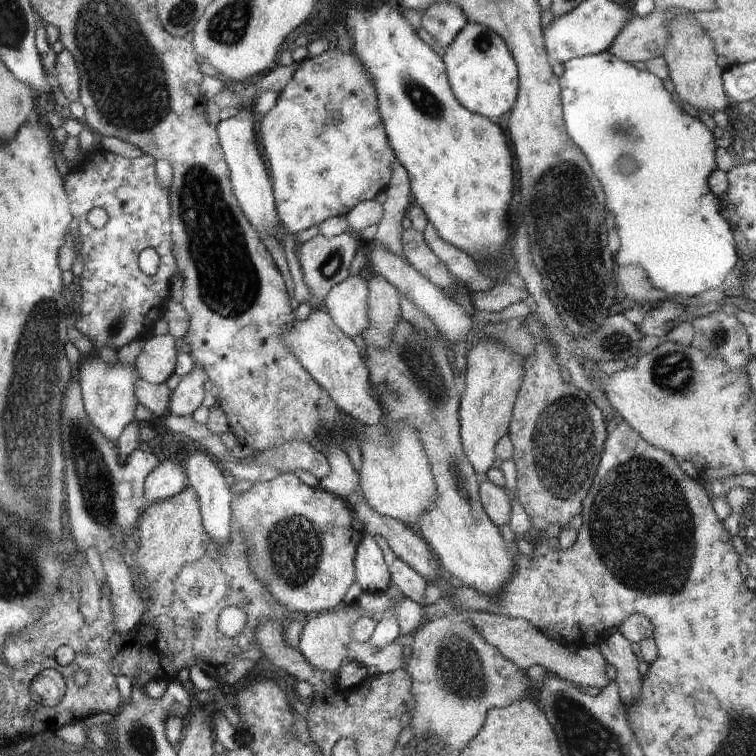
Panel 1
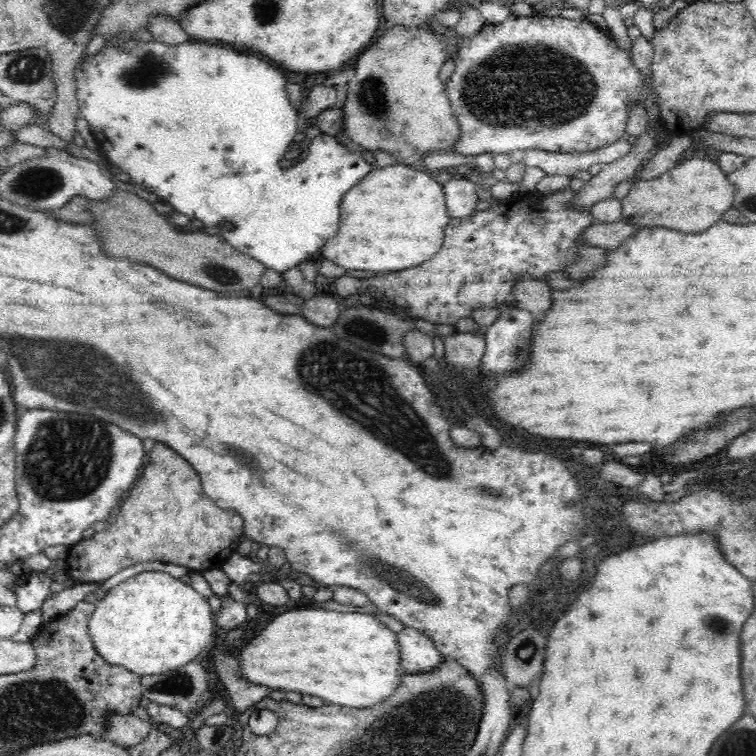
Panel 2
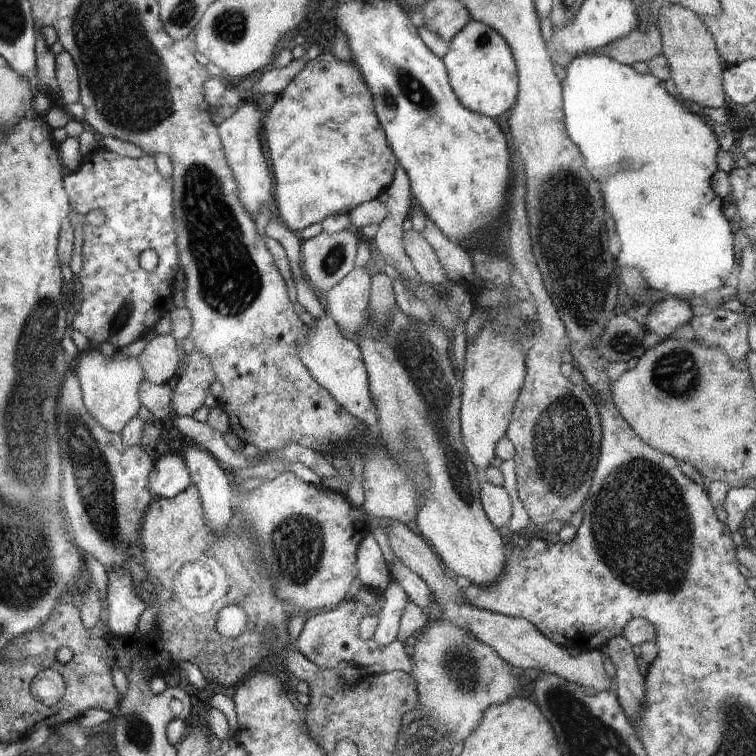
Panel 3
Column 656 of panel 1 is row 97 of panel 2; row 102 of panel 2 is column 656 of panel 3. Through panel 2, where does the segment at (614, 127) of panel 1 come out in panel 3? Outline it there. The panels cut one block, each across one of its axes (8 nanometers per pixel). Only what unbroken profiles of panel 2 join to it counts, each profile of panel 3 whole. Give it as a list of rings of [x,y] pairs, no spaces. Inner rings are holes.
[[[592,54],[574,57],[565,71],[566,78],[561,84],[565,127],[568,136],[583,154],[588,172],[599,184],[608,214],[616,222],[616,232],[618,232],[618,238],[620,238],[620,254],[618,254],[616,264],[622,266],[622,268],[640,270],[640,274],[650,290],[660,290],[660,292],[666,292],[670,296],[683,296],[685,300],[698,298],[702,294],[710,292],[710,290],[718,290],[718,288],[724,287],[724,282],[728,280],[728,276],[732,272],[732,266],[734,266],[735,258],[734,250],[732,250],[734,233],[728,219],[725,219],[725,216],[722,215],[724,200],[718,197],[710,186],[712,175],[719,170],[716,157],[720,148],[717,137],[710,128],[711,125],[680,104],[678,99],[668,94],[664,88],[664,82],[650,73],[640,74],[634,70],[634,67],[620,64],[606,55]]]

